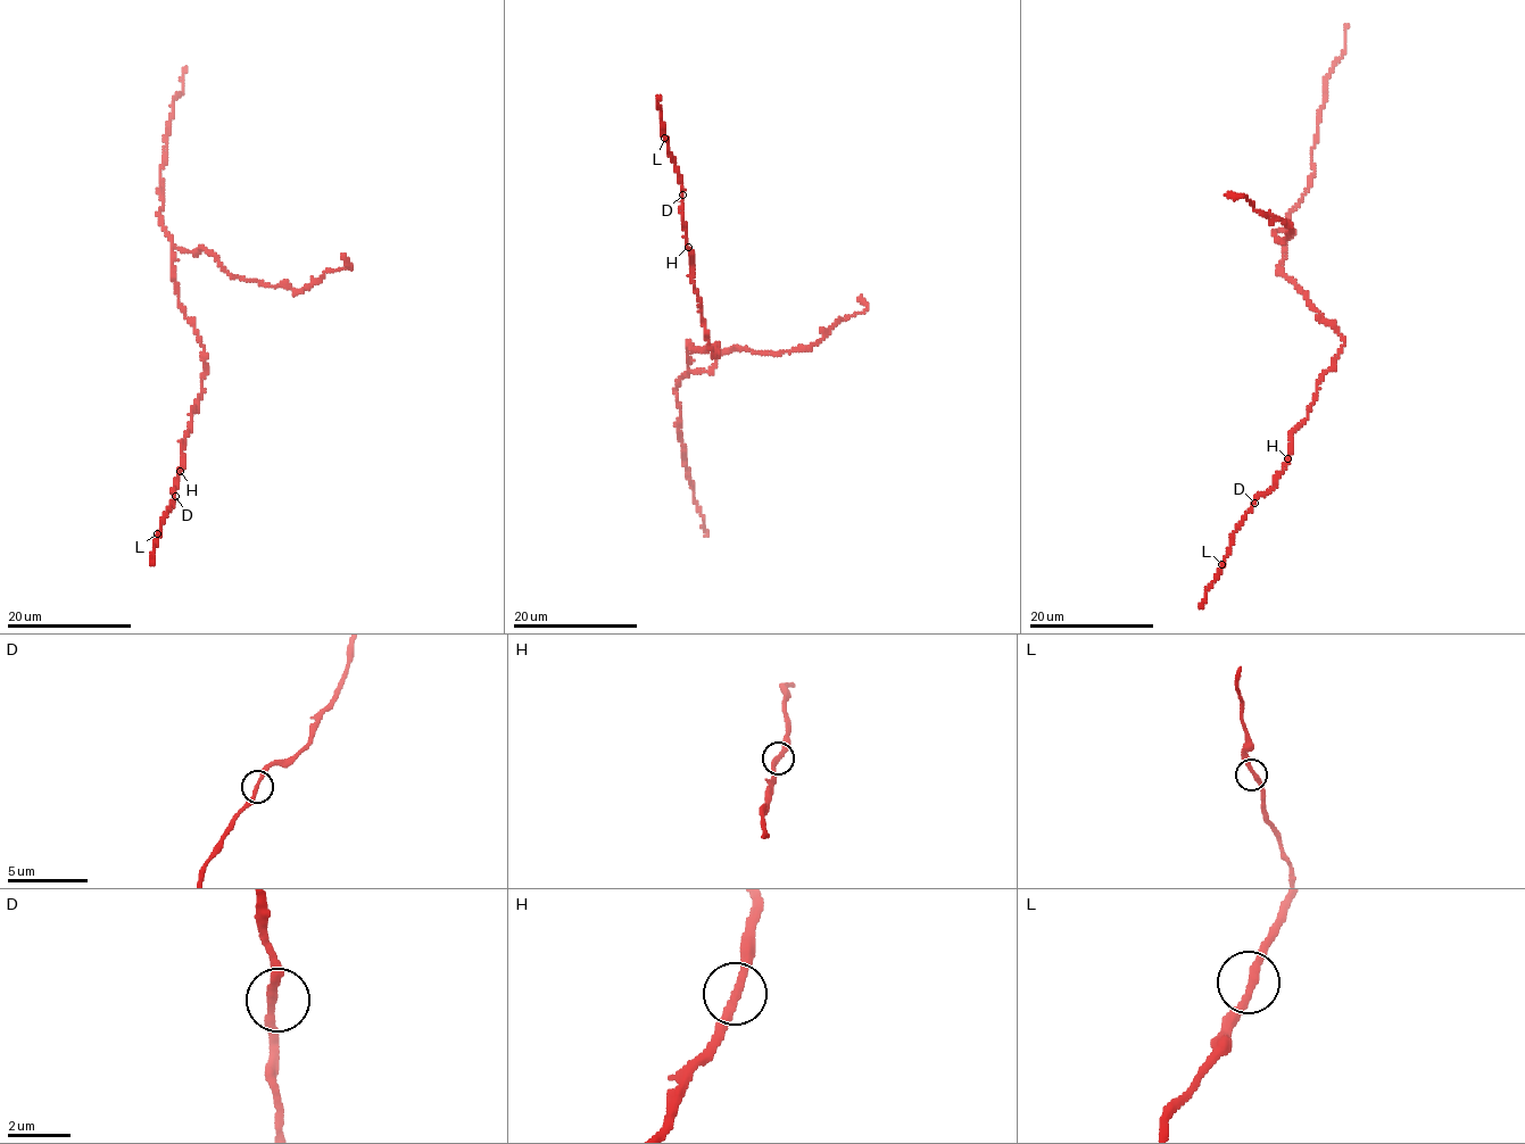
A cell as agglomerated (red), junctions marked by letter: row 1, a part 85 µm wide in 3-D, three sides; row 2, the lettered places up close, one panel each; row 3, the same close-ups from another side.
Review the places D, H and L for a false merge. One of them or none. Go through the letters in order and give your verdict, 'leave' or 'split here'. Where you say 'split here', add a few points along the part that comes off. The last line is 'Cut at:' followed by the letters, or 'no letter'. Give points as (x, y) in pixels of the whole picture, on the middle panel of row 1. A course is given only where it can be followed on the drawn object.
D: leave
H: leave
L: leave
Cut at: no letter

